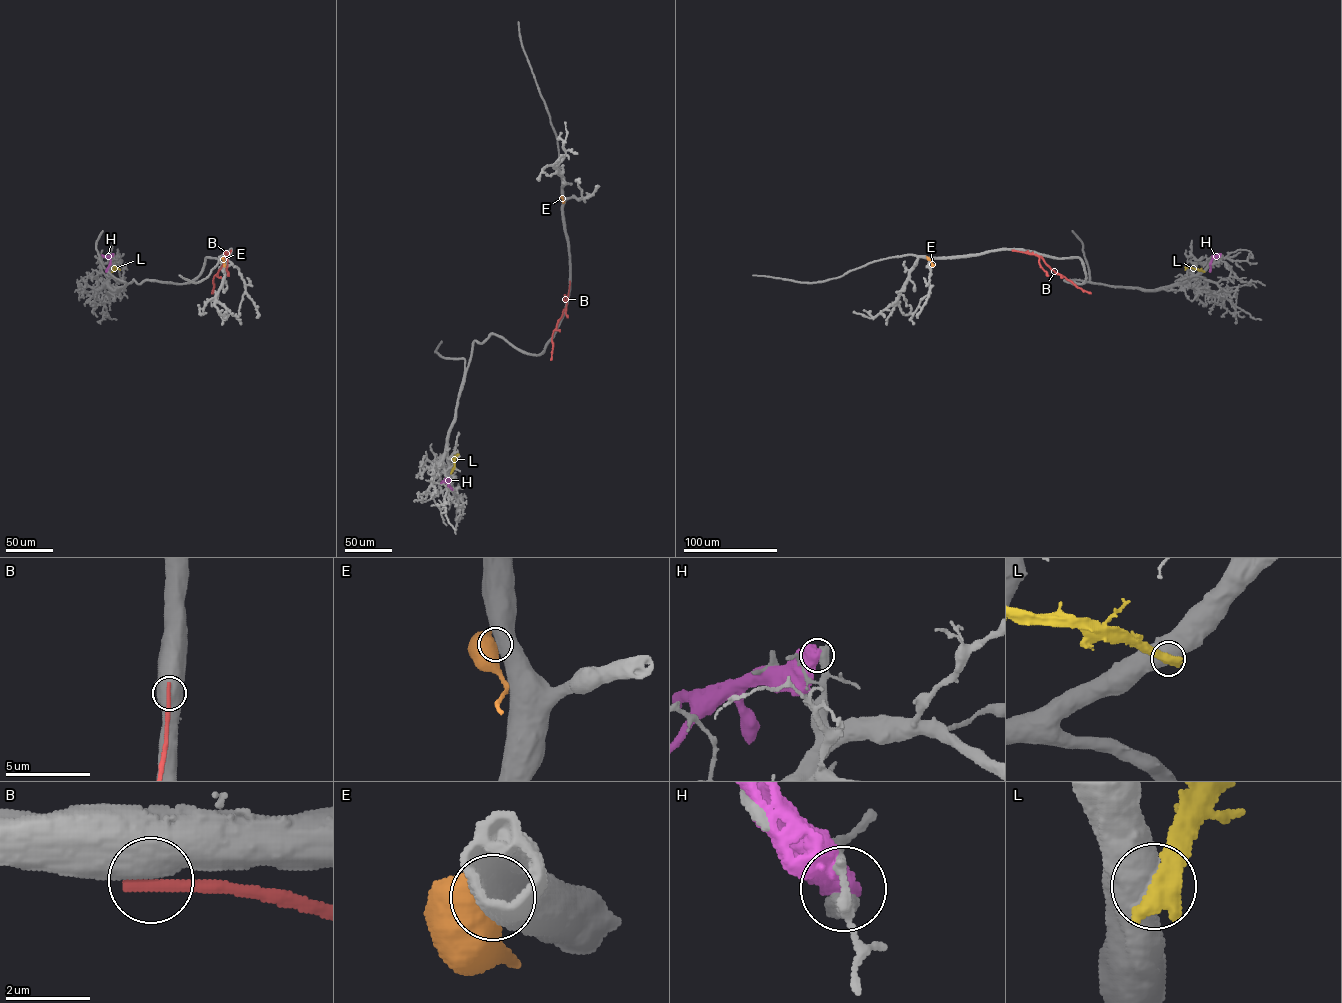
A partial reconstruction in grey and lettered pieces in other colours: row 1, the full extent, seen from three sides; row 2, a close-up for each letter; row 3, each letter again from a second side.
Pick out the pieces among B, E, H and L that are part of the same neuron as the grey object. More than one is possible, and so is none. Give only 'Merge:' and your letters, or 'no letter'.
Merge: no letter

